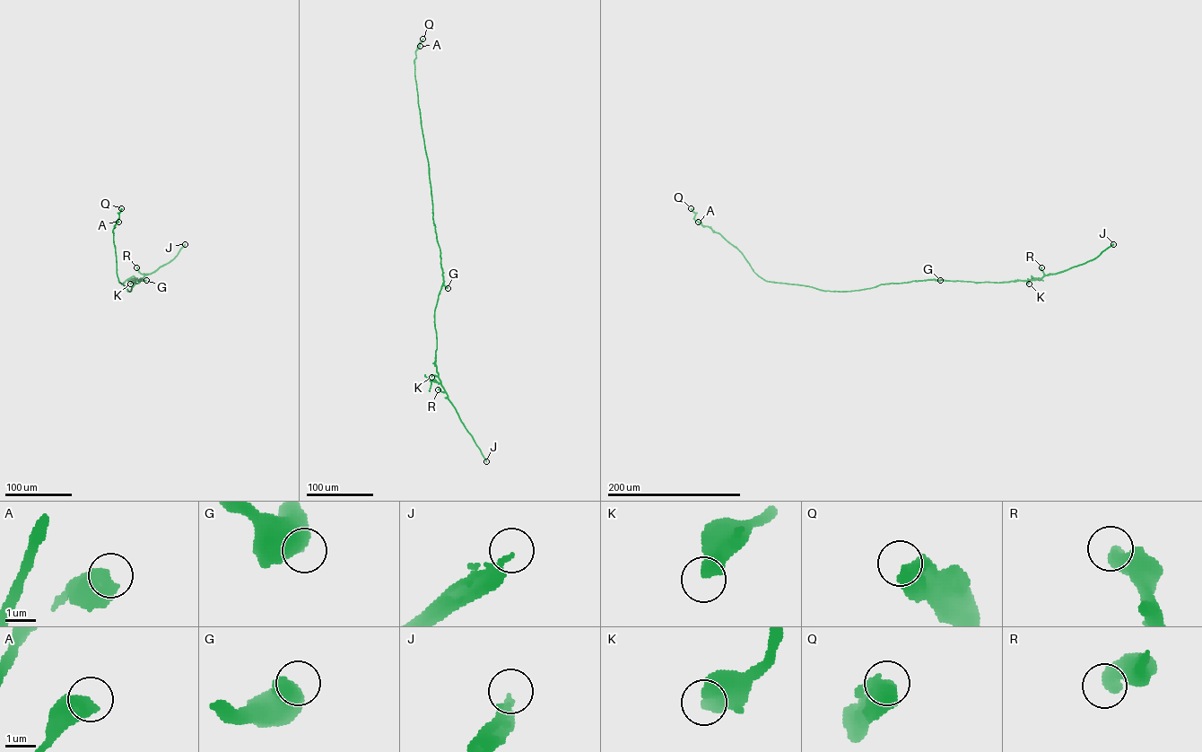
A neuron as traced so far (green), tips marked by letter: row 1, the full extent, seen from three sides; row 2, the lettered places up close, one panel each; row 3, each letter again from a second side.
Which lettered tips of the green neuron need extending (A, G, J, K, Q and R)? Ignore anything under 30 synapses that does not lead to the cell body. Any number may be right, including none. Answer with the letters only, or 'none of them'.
none of them

